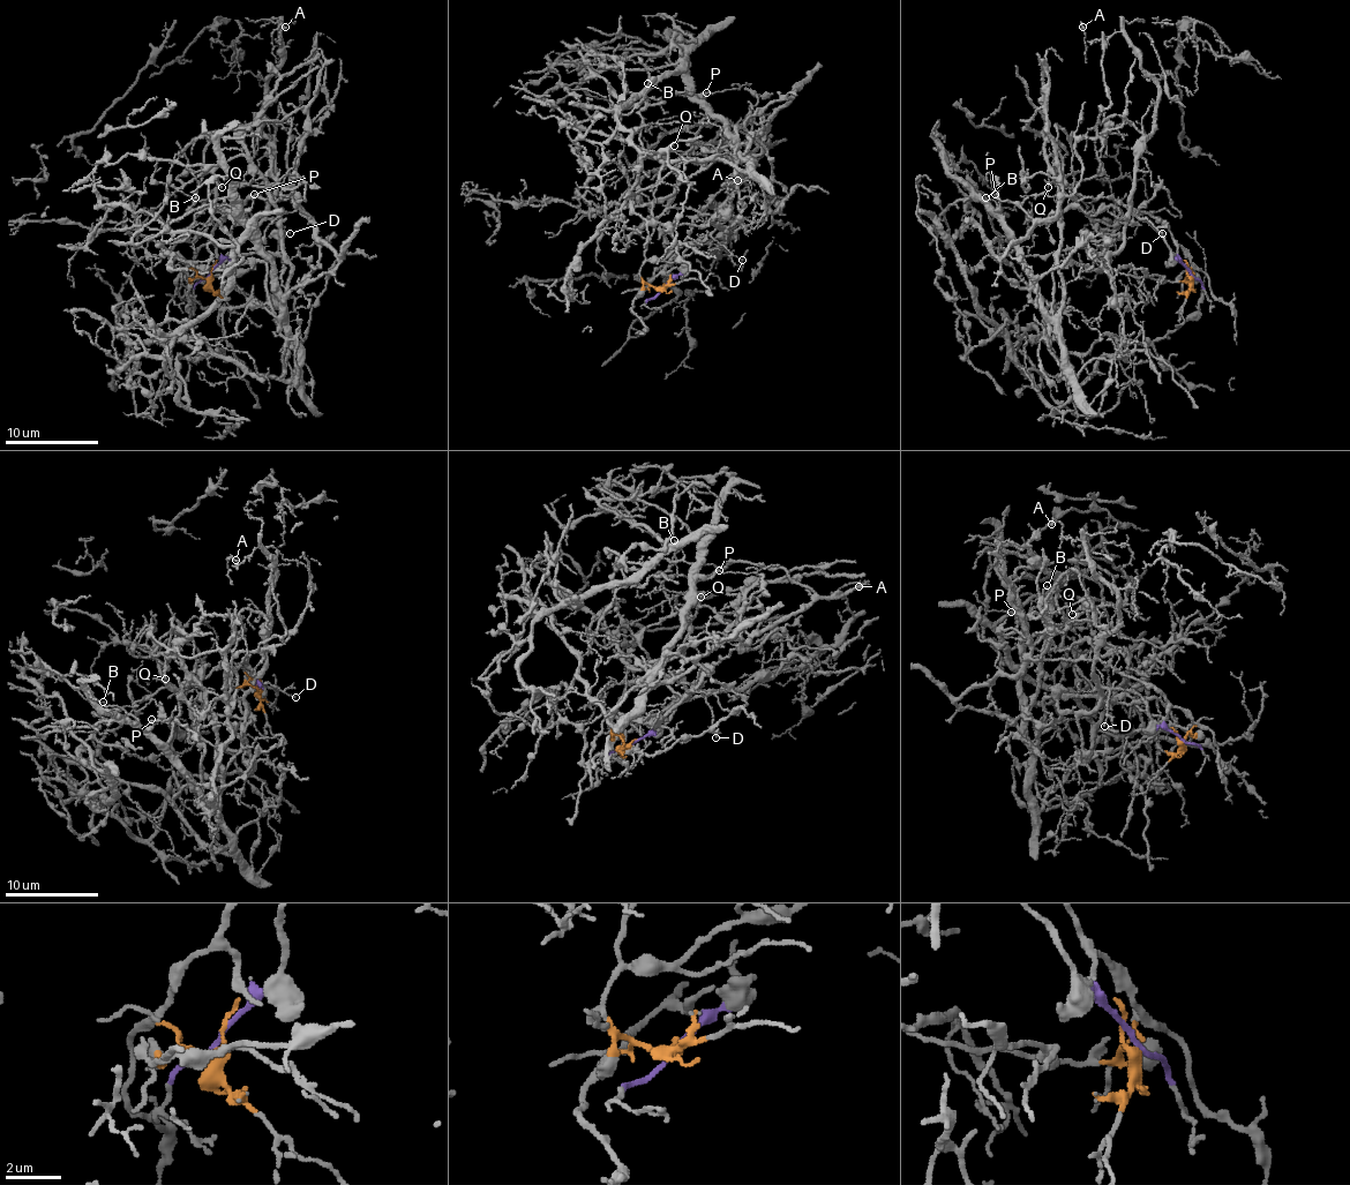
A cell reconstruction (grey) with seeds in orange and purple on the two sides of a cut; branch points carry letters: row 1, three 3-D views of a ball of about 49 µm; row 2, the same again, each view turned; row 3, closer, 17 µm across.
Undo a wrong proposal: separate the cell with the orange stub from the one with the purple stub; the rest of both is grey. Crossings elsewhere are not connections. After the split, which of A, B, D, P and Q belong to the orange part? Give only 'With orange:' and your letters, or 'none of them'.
With orange: B, P, Q

